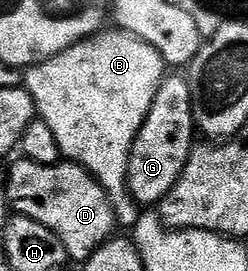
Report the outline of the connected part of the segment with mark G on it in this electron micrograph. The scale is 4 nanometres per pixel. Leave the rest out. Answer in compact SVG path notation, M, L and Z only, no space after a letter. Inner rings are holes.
M165 77L154 96L154 104L138 132L130 152L128 190L141 207L155 207L174 188L178 176L186 168L194 149L192 137L197 137L196 121L192 115L192 88L187 77Z

